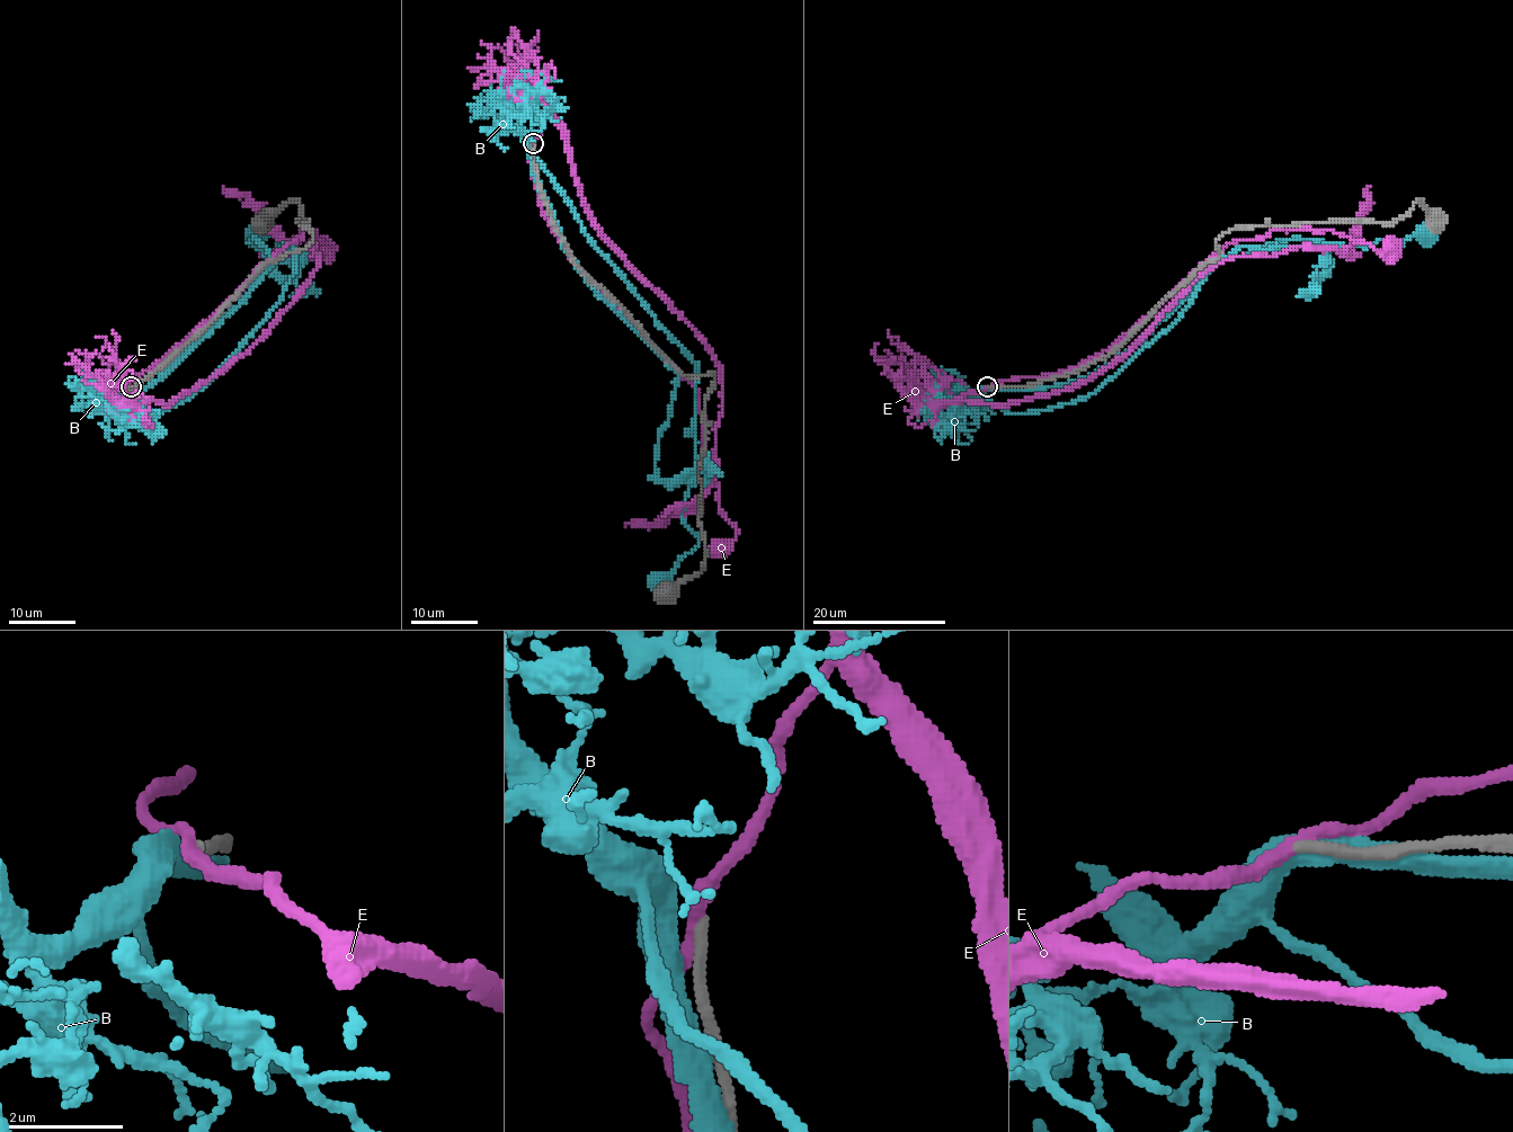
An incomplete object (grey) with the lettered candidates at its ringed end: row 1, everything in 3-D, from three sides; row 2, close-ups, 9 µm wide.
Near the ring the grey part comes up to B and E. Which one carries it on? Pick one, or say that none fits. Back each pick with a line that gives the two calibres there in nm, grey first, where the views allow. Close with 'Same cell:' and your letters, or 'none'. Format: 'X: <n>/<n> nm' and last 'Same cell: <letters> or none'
Same cell: none

